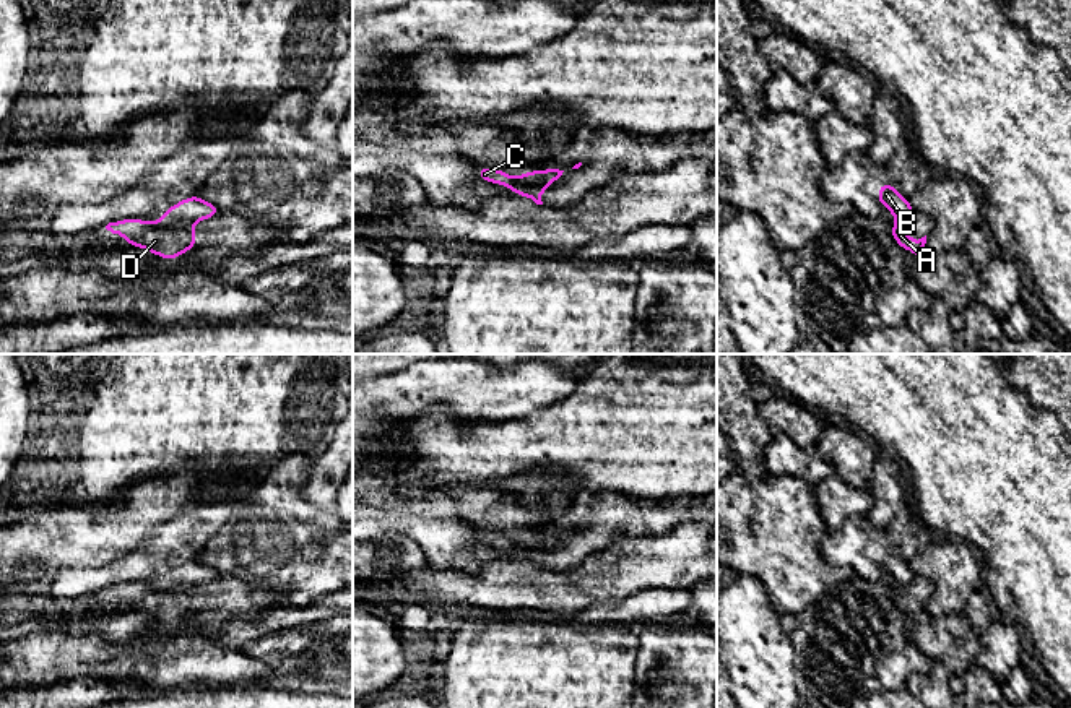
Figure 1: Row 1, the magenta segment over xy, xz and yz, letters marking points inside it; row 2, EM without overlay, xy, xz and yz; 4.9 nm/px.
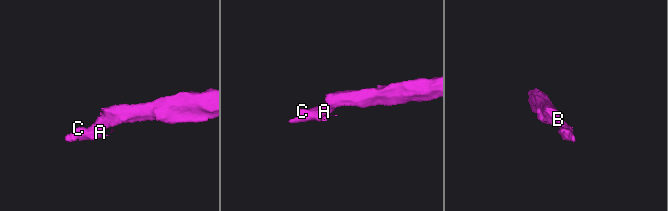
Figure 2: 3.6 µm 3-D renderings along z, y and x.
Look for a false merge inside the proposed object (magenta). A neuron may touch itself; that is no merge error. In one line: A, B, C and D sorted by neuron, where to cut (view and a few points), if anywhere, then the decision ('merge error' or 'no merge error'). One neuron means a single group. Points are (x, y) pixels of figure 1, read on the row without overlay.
groups A C D / B; cut xy (195, 585), (160, 588); merge error

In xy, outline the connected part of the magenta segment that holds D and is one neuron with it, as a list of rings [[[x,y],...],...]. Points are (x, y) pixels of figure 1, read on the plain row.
[[[119,583],[106,589],[112,598],[120,598],[130,611],[141,611],[164,624],[176,624],[184,615],[197,612],[195,585],[180,585],[154,589],[146,583]]]

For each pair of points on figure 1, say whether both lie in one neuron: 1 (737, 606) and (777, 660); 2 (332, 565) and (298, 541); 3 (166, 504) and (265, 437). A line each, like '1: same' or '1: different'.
1: same
2: same
3: different

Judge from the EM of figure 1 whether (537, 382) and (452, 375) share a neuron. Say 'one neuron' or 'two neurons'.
one neuron

